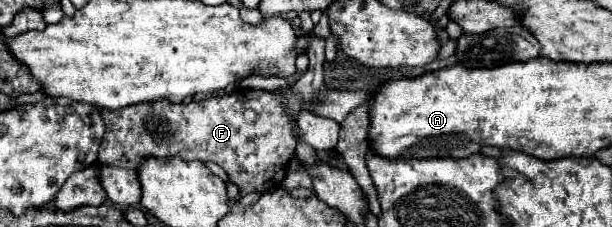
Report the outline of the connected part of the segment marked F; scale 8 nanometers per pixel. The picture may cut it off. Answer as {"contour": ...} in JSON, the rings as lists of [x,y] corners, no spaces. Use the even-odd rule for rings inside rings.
{"contour":[[[313,32],[305,34],[309,40],[307,56],[309,67],[307,72],[293,82],[287,90],[237,90],[233,94],[223,94],[215,98],[203,98],[193,100],[189,104],[171,104],[167,100],[163,102],[143,102],[143,104],[131,104],[119,110],[99,110],[101,118],[105,120],[105,134],[99,148],[99,162],[109,166],[121,166],[121,168],[137,168],[139,162],[145,156],[181,156],[183,160],[199,160],[199,162],[215,162],[219,164],[229,180],[239,188],[239,196],[229,200],[229,210],[233,204],[237,204],[245,194],[249,192],[269,192],[283,184],[287,176],[287,164],[295,152],[297,140],[293,134],[293,128],[297,126],[299,112],[311,112],[317,116],[331,118],[335,122],[343,122],[343,118],[357,108],[359,104],[370,101],[373,89],[366,91],[339,91],[331,90],[323,82],[323,62],[325,62],[325,40],[321,36],[315,36]]]}

